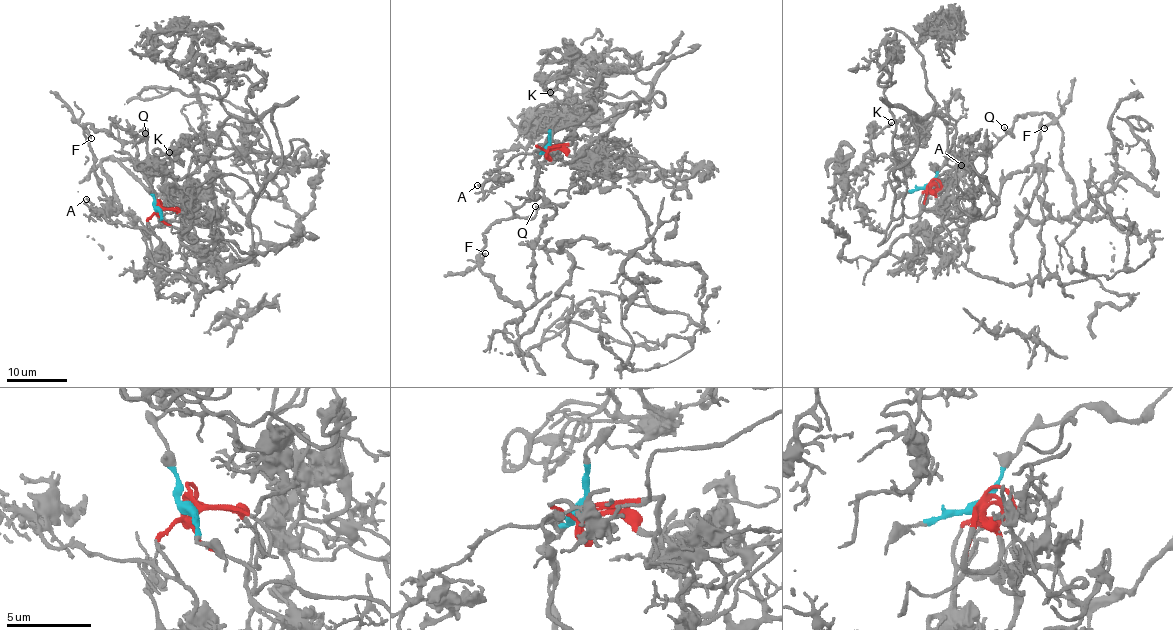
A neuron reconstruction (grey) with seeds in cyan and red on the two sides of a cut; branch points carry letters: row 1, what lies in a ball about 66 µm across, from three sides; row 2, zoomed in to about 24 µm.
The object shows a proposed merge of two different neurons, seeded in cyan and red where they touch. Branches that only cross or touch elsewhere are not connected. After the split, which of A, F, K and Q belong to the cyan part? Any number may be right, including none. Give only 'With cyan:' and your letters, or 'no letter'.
With cyan: F, Q

